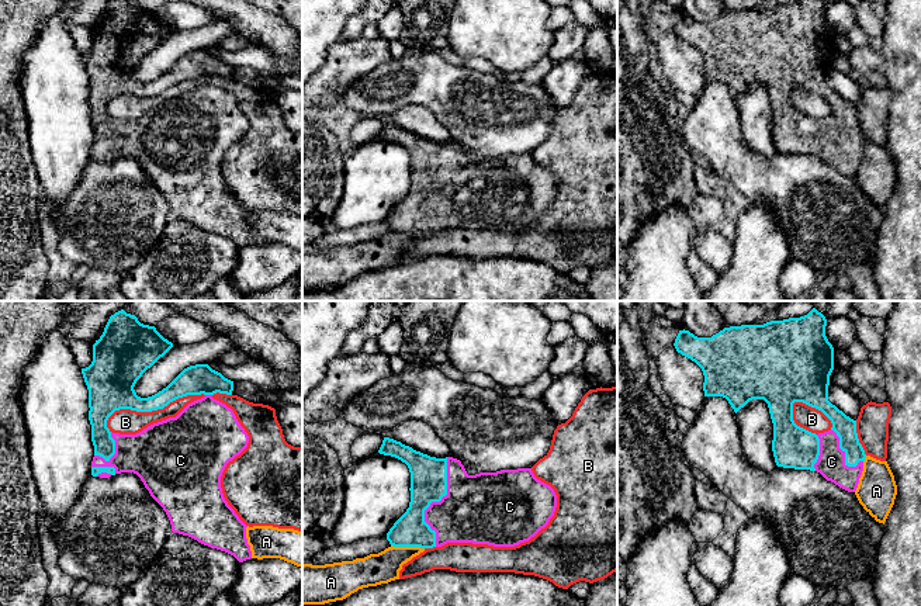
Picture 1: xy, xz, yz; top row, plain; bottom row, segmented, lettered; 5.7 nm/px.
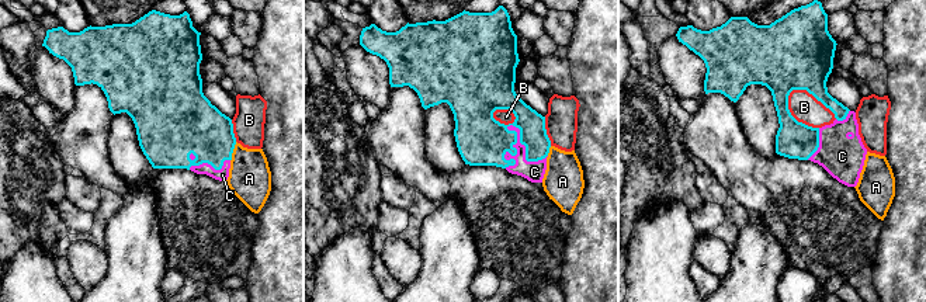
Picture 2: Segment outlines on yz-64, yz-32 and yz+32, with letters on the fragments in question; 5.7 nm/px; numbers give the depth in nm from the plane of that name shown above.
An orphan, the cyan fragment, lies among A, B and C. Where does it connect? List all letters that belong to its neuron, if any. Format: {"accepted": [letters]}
{"accepted": ["C"]}

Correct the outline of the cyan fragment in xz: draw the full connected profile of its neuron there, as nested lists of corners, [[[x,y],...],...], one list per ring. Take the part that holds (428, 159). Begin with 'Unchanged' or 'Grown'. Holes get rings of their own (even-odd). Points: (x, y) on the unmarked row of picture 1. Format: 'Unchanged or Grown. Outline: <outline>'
Grown. Outline: [[[384,122],[378,138],[401,145],[408,150],[411,157],[409,193],[387,218],[387,225],[394,232],[433,233],[447,228],[515,232],[534,222],[554,201],[557,180],[550,170],[534,162],[532,153],[501,155],[496,157],[468,160],[464,150],[457,143],[430,142],[389,122]]]

